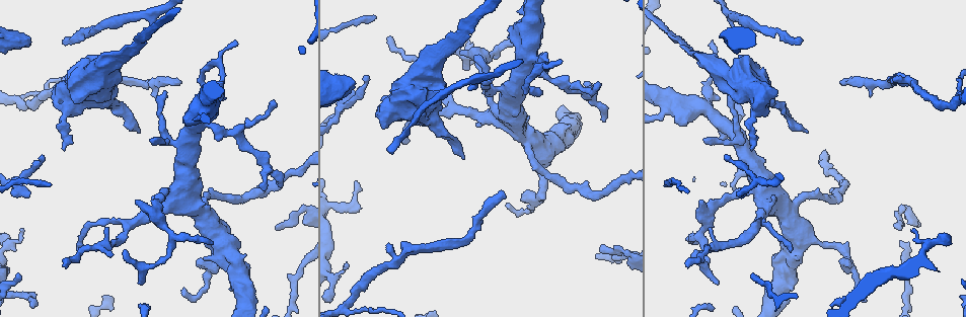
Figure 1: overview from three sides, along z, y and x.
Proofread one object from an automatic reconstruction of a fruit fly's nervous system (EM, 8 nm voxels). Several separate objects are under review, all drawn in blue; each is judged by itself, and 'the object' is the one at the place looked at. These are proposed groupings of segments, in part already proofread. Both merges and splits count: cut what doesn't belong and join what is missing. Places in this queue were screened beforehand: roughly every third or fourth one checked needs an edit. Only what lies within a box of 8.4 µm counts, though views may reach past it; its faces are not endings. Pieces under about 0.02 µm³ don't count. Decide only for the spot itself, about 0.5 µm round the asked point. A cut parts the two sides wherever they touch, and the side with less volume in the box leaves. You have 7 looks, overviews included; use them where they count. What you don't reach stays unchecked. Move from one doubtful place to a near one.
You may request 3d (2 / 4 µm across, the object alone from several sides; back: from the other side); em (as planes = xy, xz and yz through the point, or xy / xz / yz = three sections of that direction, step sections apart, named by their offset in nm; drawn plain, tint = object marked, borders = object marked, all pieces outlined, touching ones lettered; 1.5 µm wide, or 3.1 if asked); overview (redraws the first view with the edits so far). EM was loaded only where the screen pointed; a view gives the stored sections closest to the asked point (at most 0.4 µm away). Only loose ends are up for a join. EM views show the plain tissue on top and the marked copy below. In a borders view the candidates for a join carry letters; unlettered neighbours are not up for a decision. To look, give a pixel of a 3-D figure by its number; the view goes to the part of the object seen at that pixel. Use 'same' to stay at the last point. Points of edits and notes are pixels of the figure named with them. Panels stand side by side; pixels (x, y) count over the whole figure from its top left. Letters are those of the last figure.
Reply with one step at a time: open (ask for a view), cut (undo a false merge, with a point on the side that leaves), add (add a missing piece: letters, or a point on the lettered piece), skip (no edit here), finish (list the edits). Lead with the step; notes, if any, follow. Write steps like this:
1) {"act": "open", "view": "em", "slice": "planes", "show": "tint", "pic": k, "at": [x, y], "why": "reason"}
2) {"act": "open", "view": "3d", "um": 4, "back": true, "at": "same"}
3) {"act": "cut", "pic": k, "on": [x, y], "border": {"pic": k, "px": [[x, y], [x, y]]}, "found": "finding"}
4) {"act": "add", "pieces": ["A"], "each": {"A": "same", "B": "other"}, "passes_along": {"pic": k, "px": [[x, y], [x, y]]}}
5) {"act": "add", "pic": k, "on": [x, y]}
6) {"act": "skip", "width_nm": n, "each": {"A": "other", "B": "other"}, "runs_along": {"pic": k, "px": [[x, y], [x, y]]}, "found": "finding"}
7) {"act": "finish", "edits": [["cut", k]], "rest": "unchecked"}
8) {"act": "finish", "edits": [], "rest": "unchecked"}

{"act": "open", "view": "3d", "um": 4, "back": true, "pic": 1, "at": [65, 40]}

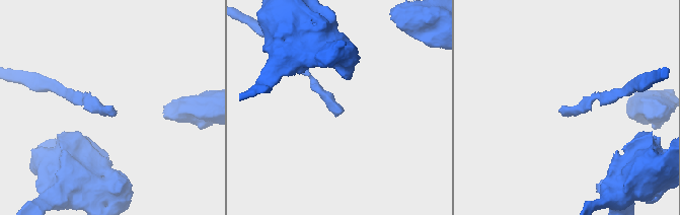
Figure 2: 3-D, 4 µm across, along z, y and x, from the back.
{"act": "open", "view": "em", "slice": "xz", "step": 8, "show": "tint", "pic": 2, "at": [561, 111], "why": "now the EM"}

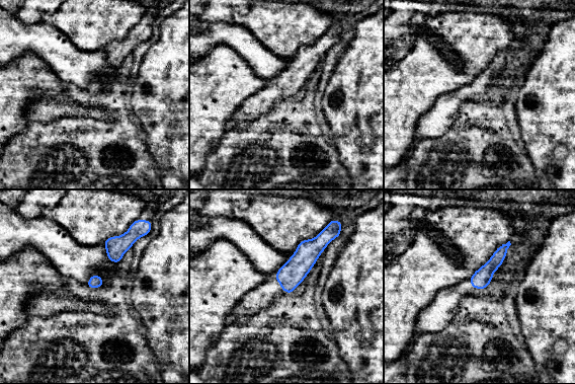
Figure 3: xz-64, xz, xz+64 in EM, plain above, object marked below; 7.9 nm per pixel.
{"act": "open", "view": "em", "slice": "planes", "show": "borders", "at": "same", "why": "another direction"}

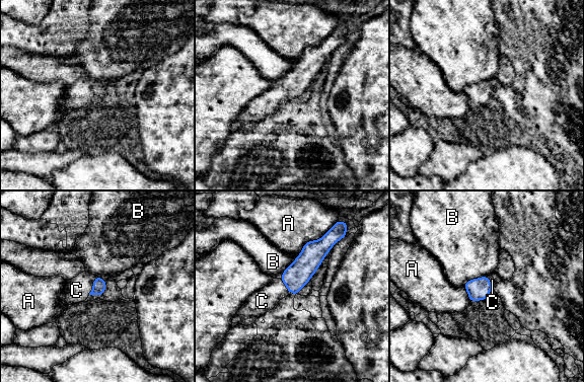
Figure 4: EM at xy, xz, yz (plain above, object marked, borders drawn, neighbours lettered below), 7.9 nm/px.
{"act": "add", "pieces": ["C"], "width_nm": 110, "each": {"A": "other", "B": "other", "C": "same"}, "passes_along": {"pic": 4, "px": [[99, 285], [92, 286], [76, 290]]}, "found": "the neuron continues"}

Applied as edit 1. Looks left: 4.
{"act": "open", "view": "overview", "why": "redraw"}

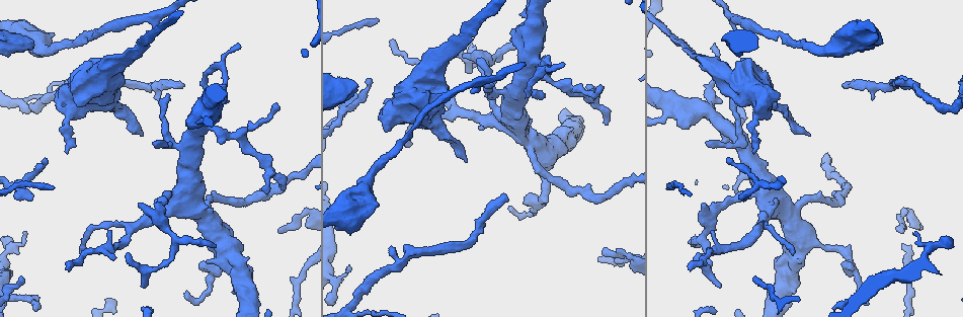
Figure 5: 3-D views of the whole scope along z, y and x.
{"act": "open", "view": "3d", "um": 4, "pic": 5, "at": [357, 84], "why": "stops while still wide"}

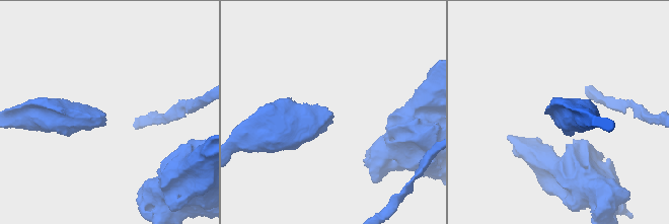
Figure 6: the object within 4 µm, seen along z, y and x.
{"act": "open", "view": "em", "slice": "xy", "step": 4, "show": "borders", "pic": 6, "at": [105, 121]}

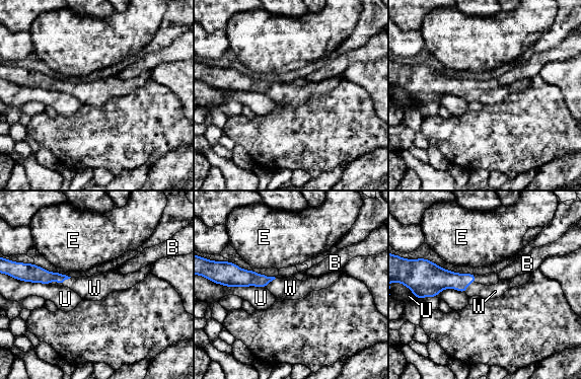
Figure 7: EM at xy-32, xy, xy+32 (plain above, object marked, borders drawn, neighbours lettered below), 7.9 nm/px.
{"act": "open", "view": "em", "slice": "planes", "show": "borders", "at": "same"}

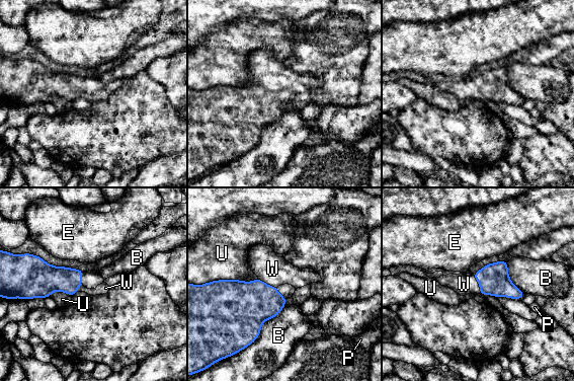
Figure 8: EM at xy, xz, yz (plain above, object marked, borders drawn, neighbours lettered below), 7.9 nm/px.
{"act": "add", "pieces": ["W"], "each": {"B": "other", "E": "other", "P": "other", "U": "other", "W": "same"}, "passes_along": {"pic": 8, "px": [[244, 306], [266, 284], [272, 269]]}, "found": "it goes on there"}

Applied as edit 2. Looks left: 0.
{"act": "finish", "edits": [["add", 4], ["add", 8]], "rest": "unchecked"}

